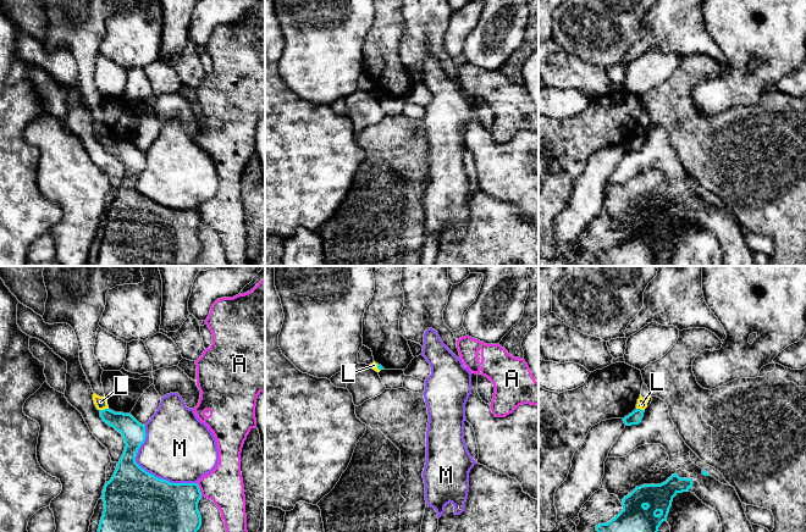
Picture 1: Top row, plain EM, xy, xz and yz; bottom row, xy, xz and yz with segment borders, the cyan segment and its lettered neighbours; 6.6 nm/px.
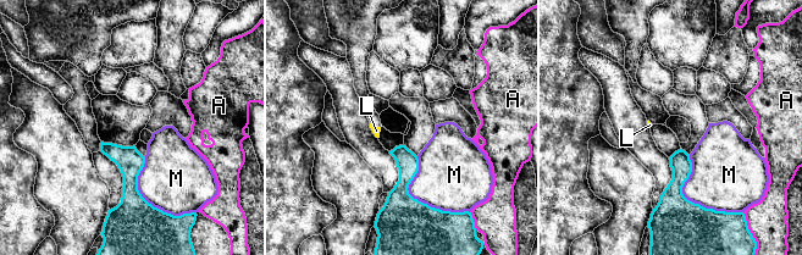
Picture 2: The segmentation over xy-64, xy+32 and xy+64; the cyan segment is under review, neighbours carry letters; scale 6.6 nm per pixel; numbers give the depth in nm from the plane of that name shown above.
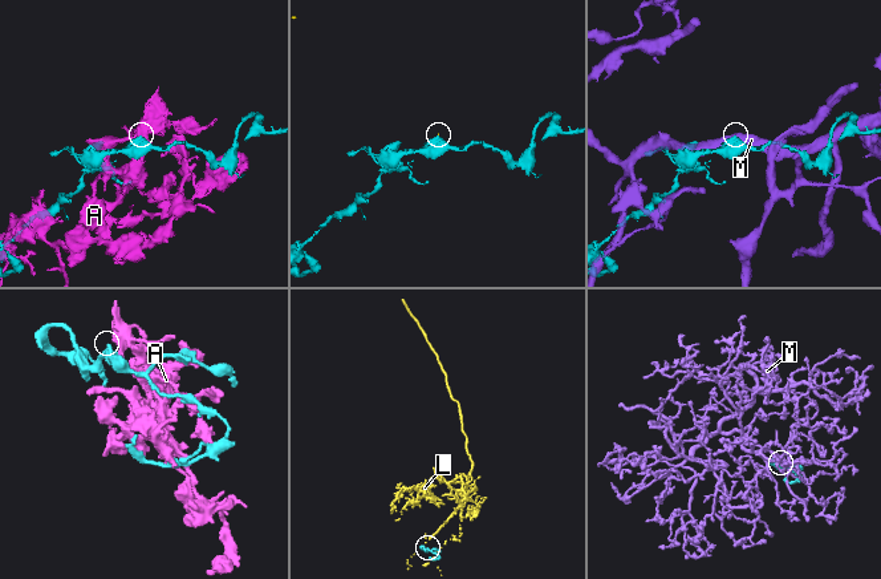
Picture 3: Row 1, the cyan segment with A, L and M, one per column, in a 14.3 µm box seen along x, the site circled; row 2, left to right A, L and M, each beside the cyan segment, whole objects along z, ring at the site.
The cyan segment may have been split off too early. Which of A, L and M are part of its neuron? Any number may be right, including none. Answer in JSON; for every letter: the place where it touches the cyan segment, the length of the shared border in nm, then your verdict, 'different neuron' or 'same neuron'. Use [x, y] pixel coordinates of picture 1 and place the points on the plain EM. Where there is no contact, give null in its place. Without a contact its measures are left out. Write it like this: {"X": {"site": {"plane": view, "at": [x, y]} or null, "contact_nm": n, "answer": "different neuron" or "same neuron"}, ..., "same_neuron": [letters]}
{"A": {"site": {"plane": "xy", "at": [199, 215]}, "contact_nm": 90, "answer": "different neuron"}, "L": {"site": {"plane": "xy", "at": [104, 136]}, "contact_nm": 60, "answer": "different neuron"}, "M": {"site": {"plane": "xy", "at": [148, 199]}, "contact_nm": 500, "answer": "different neuron"}, "same_neuron": []}

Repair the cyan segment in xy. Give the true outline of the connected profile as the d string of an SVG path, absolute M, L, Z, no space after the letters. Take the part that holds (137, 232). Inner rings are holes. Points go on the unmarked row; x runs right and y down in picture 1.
M104 135L100 137L100 144L122 161L126 173L111 206L104 212L104 238L96 266L192 266L202 253L198 237L202 218L198 210L171 210L136 189L147 160L145 153L131 140Z

